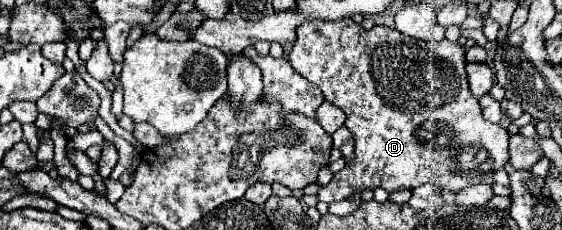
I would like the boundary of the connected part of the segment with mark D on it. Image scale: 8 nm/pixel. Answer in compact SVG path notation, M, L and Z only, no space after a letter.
M309 19L297 27L297 39L289 53L289 61L297 73L319 85L329 103L337 105L347 115L345 127L355 137L353 165L345 165L333 175L331 183L317 193L319 201L341 201L355 191L375 187L383 187L391 193L397 189L415 189L423 183L435 183L449 191L461 191L477 183L491 185L493 173L503 169L509 161L509 133L501 125L481 117L479 101L471 95L467 85L465 47L459 43L447 39L439 43L419 41L383 25L375 25L367 31L353 19Z

